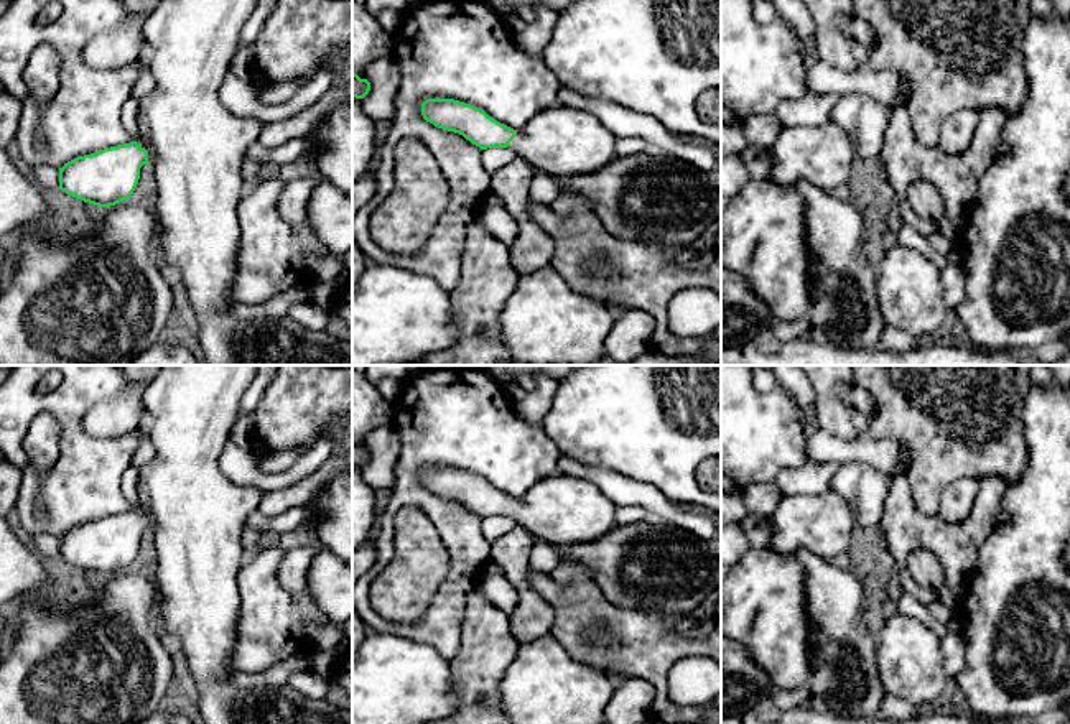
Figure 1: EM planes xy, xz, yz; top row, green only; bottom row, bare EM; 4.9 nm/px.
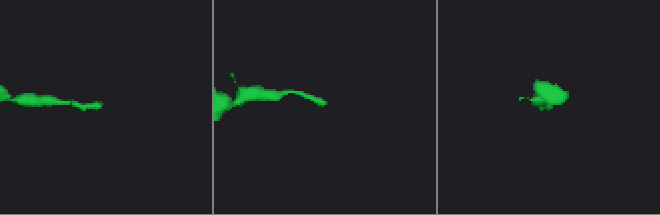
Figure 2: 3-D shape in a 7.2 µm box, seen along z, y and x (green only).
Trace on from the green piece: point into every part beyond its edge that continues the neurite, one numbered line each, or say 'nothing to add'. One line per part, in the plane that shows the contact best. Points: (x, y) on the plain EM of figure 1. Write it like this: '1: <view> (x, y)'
1: xy (196, 515)

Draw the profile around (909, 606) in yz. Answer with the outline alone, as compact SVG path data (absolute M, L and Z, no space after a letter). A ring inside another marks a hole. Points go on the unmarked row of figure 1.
M900 591L897 599L897 612L917 619L922 622L927 629L930 629L938 638L943 638L950 634L961 634L961 619L960 612L953 612L951 619L947 624L942 624L937 620L927 606L919 602L914 596L910 596L907 591Z

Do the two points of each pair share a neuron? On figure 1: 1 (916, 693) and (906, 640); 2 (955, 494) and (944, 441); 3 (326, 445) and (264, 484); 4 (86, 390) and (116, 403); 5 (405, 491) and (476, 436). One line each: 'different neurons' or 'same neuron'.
1: same neuron
2: different neurons
3: same neuron
4: different neurons
5: same neuron

